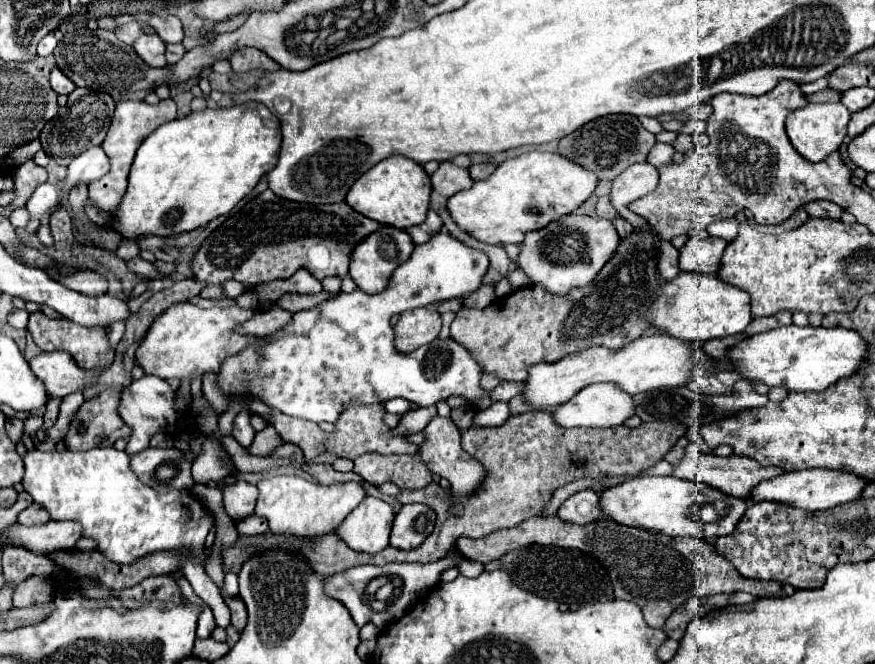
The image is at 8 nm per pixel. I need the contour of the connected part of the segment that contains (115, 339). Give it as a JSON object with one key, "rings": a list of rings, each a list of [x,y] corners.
{"rings":[[[117,321],[108,328],[109,340],[113,348],[123,338],[125,332],[125,321]]]}

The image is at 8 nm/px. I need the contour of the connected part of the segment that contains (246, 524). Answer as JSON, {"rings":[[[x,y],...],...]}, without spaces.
{"rings":[[[250,515],[250,517],[246,517],[246,521],[238,521],[236,529],[238,529],[240,535],[262,535],[262,533],[268,533],[266,521],[262,521],[262,517],[258,517],[258,515]]]}

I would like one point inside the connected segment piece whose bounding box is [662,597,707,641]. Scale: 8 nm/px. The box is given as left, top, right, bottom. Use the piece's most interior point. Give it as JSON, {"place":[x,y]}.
{"place":[675,627]}

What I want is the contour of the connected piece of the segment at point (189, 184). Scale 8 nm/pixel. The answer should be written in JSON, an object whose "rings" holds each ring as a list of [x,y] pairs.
{"rings":[[[258,101],[192,111],[182,119],[174,119],[158,127],[142,141],[142,145],[136,151],[128,177],[128,191],[118,207],[112,227],[120,231],[124,237],[138,237],[144,233],[170,237],[204,227],[212,219],[230,213],[232,207],[240,199],[244,199],[268,171],[276,167],[280,143],[280,119]]]}

